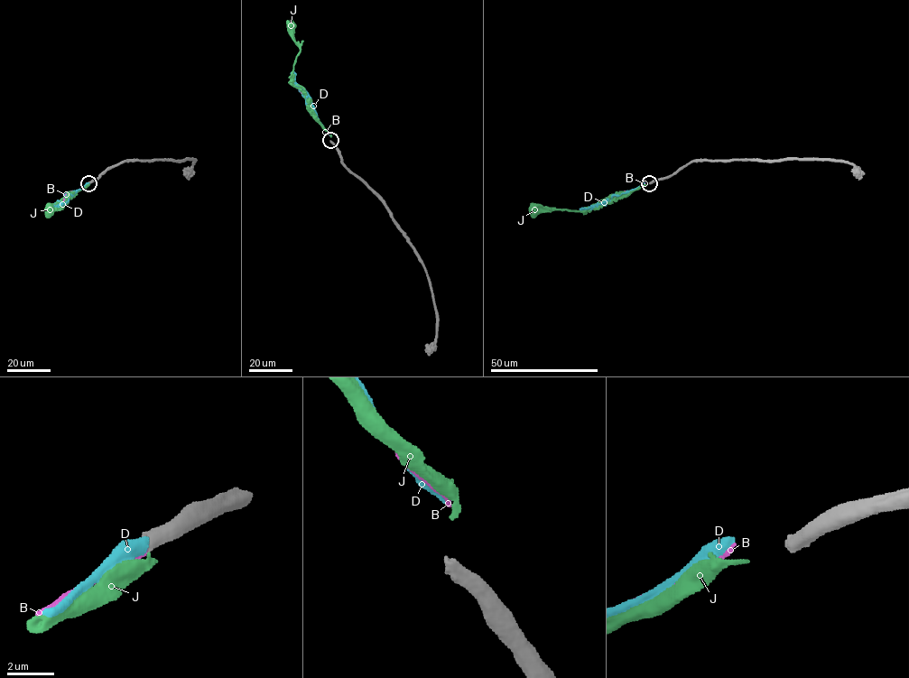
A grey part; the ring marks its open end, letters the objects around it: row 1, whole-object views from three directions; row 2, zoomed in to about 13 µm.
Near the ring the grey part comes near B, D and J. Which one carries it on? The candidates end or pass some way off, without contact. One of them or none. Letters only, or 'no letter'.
J

